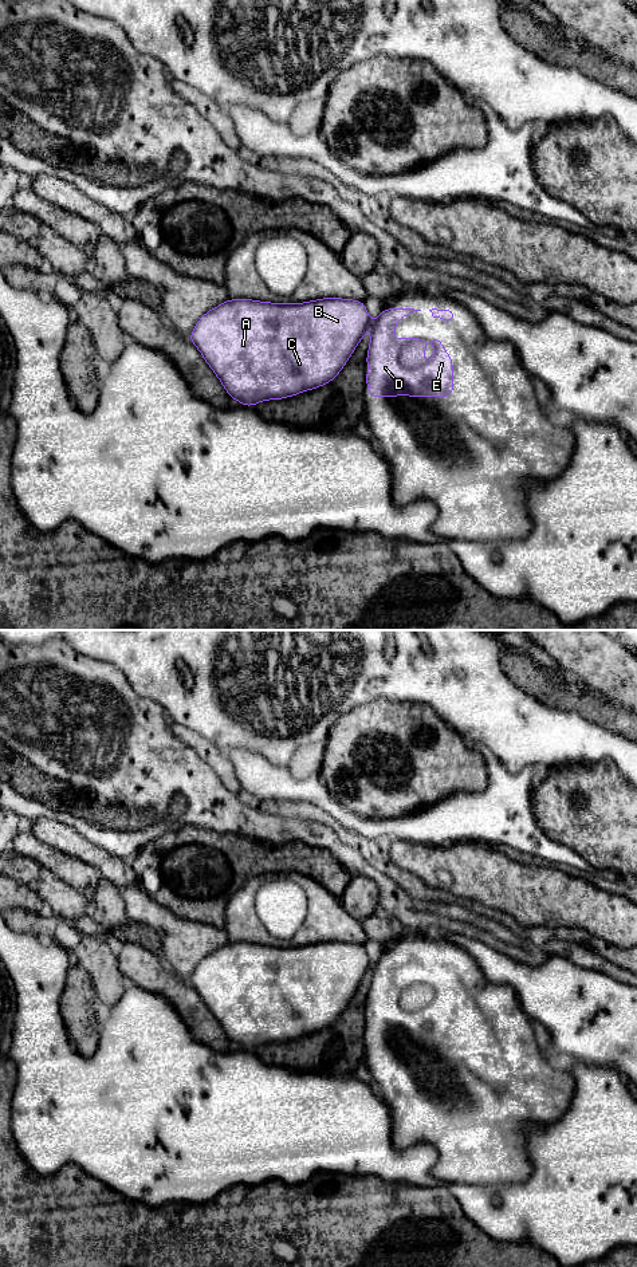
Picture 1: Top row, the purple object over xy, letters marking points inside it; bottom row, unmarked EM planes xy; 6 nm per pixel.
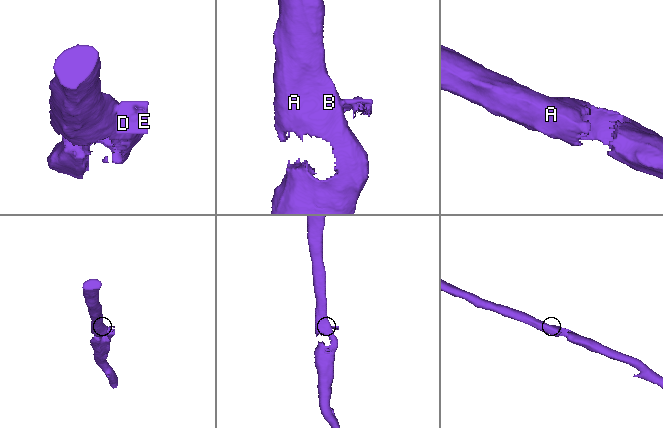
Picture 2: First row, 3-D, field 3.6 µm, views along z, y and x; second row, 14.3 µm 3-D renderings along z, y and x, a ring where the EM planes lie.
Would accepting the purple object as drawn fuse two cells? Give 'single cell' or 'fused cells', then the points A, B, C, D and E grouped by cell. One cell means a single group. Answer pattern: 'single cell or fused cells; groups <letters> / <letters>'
fused cells; groups A B C / D E

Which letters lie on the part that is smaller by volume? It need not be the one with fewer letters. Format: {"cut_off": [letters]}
{"cut_off": ["D", "E"]}

